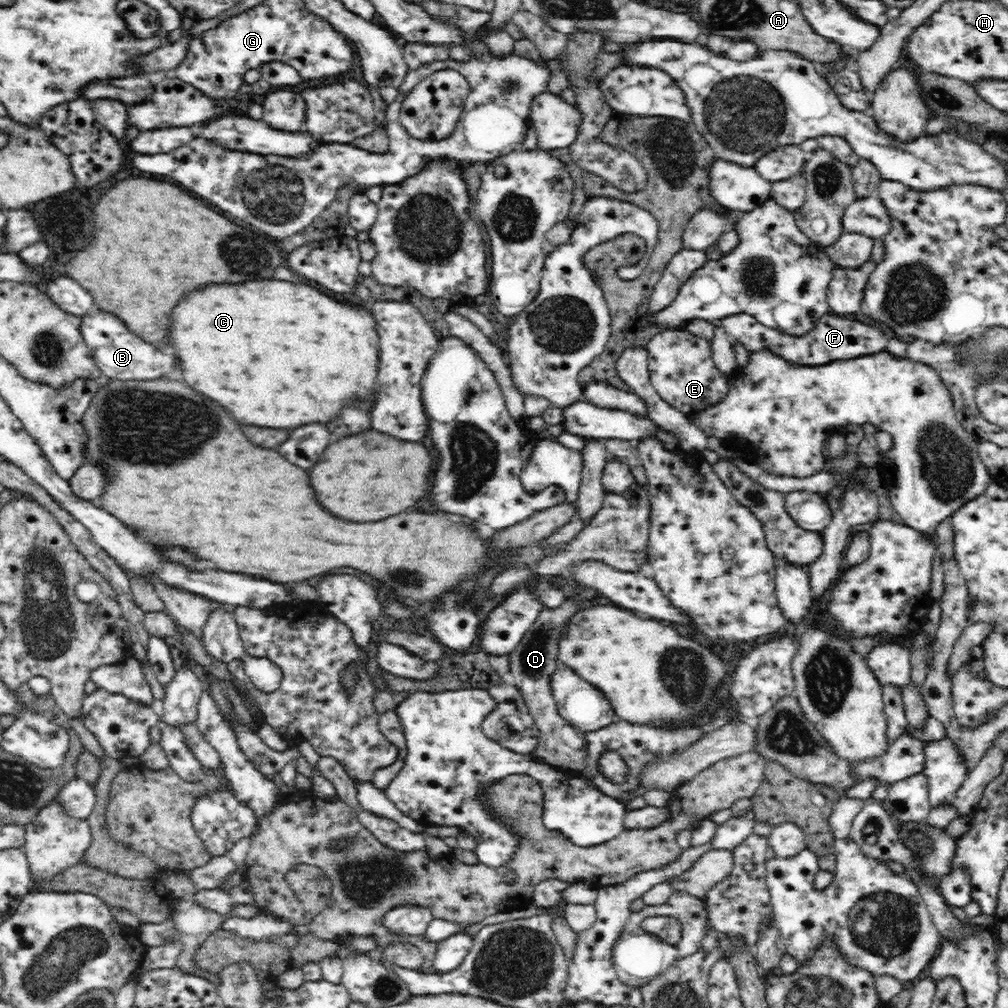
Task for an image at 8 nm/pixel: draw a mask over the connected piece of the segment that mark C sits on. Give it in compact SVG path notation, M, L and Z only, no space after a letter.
M252 280L252 282L242 282L242 284L208 284L202 290L194 290L188 296L184 296L178 302L178 306L172 310L170 336L172 336L174 354L178 358L178 370L190 388L216 400L242 424L266 426L266 428L296 428L308 422L328 422L336 418L336 414L350 400L366 398L372 394L372 390L377 386L376 370L379 368L378 336L374 326L376 326L376 321L368 310L336 302L312 286L292 284L284 280Z

